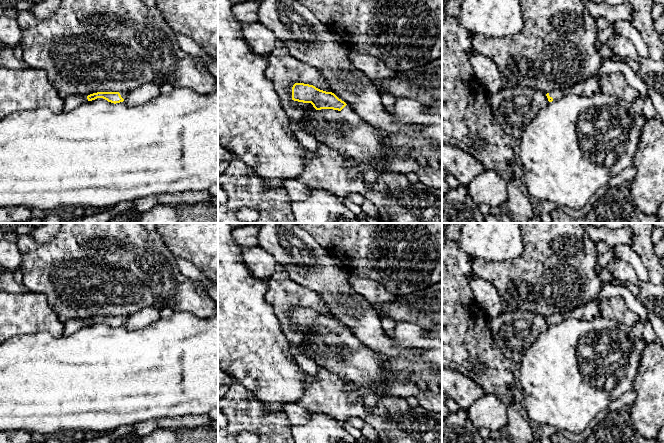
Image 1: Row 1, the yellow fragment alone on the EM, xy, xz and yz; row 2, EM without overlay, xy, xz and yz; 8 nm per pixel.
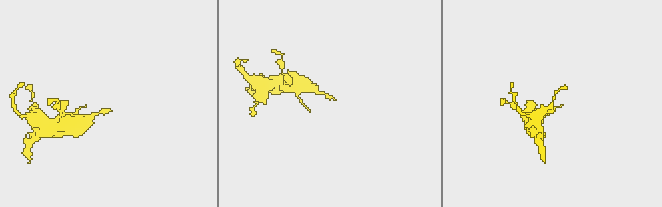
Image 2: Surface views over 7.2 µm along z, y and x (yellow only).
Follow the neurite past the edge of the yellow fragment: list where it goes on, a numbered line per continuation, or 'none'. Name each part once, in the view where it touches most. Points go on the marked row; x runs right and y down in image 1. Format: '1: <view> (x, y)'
1: xz (362, 143)

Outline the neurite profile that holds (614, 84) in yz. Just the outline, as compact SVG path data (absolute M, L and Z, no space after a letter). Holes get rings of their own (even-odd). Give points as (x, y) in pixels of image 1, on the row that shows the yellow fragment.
M613 72L604 75L600 80L601 94L608 94L622 99L628 104L640 96L639 92L631 87L621 73Z

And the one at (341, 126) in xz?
M336 120L335 121L335 129L338 132L345 133L347 130L351 129L352 126L345 121Z

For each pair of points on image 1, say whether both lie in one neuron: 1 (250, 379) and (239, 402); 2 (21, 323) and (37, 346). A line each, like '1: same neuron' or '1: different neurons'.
1: different neurons
2: different neurons

